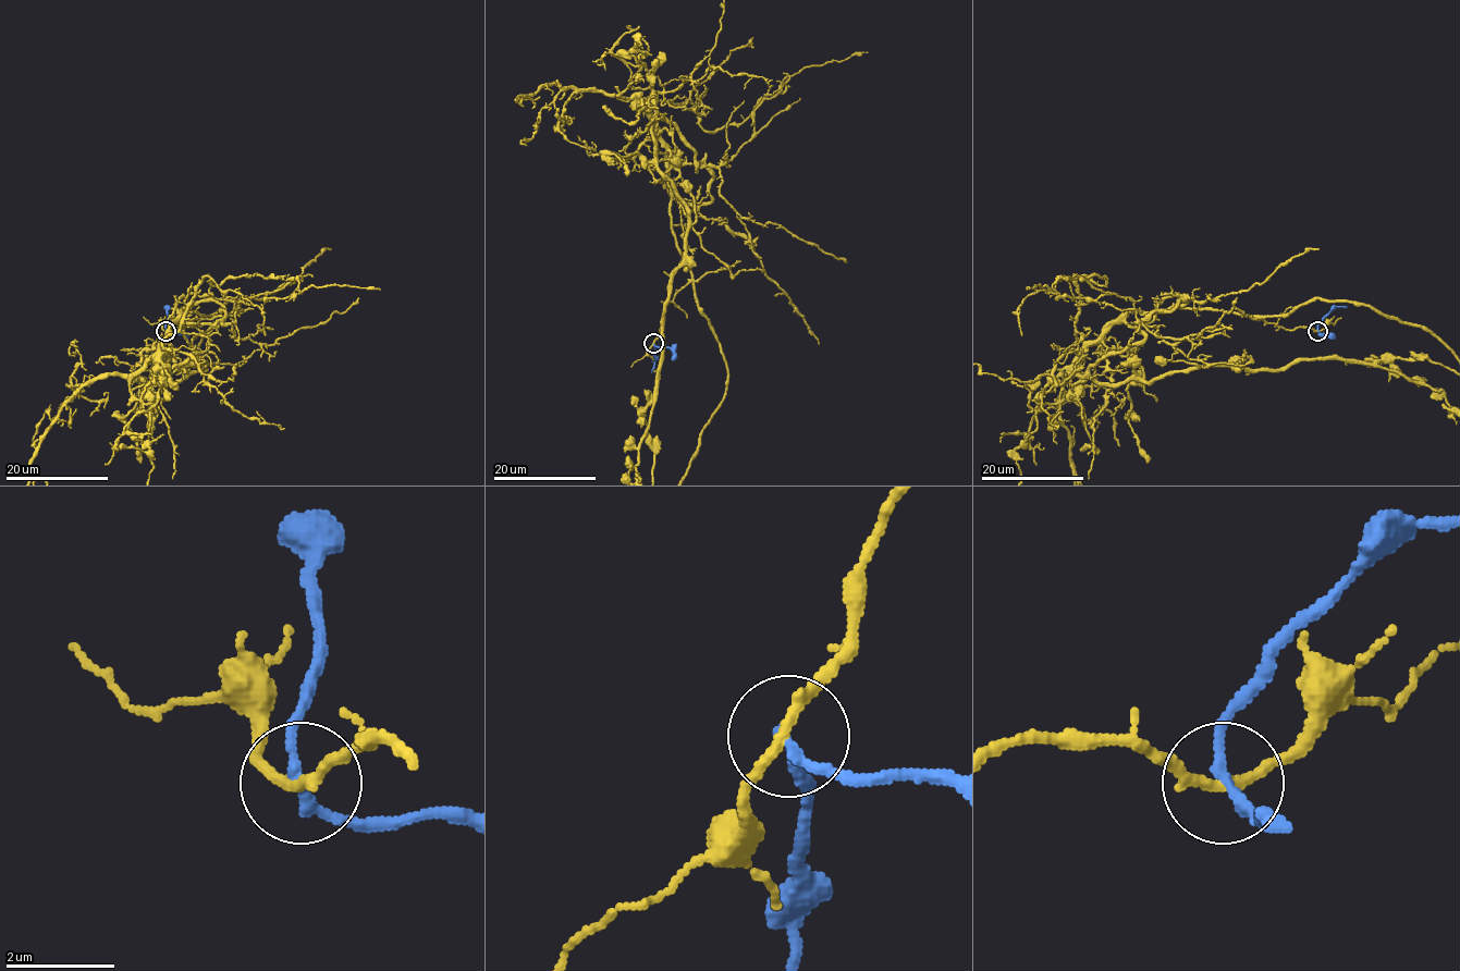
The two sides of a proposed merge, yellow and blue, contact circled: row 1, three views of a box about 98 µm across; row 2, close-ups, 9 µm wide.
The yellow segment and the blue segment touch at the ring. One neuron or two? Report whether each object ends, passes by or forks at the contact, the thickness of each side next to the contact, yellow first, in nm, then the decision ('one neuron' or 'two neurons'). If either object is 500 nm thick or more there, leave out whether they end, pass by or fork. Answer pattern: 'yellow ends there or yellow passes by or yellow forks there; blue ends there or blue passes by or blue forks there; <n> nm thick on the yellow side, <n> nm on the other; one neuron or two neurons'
yellow passes by; blue passes by; 190 nm thick on the yellow side, 190 nm on the other; two neurons

